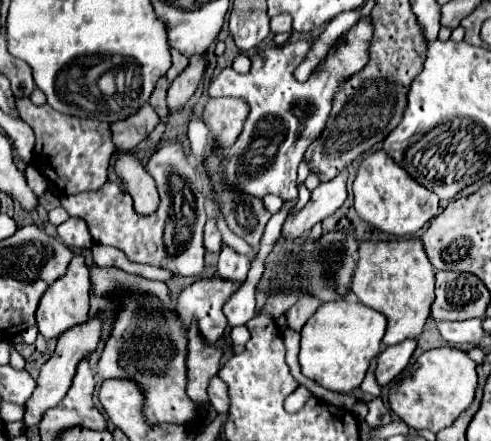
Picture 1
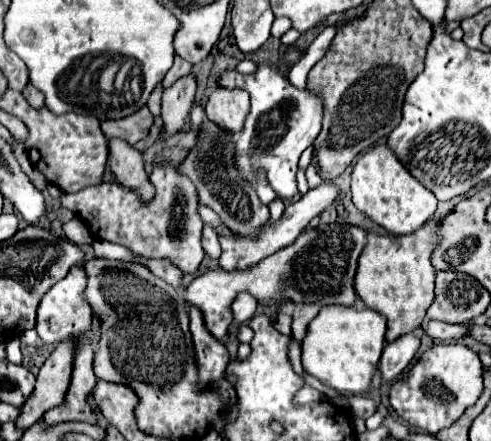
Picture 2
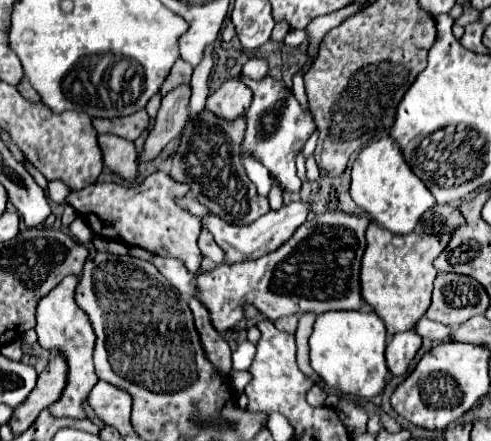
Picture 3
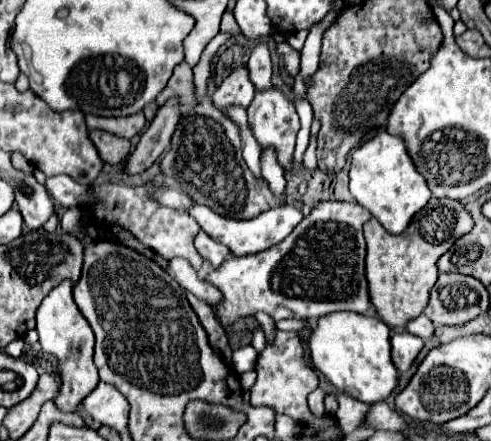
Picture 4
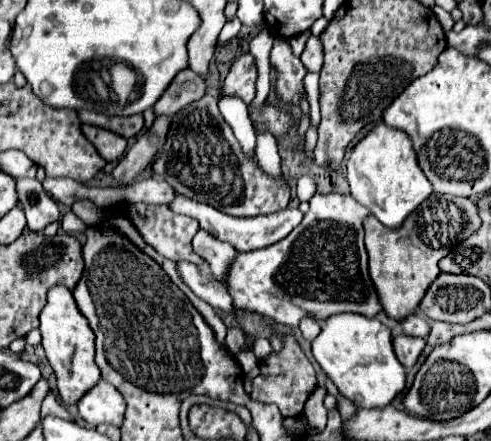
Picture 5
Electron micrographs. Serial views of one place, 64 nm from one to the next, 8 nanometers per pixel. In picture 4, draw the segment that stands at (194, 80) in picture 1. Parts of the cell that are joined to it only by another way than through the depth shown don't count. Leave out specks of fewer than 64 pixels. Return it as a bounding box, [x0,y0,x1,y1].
[124,98,182,174]

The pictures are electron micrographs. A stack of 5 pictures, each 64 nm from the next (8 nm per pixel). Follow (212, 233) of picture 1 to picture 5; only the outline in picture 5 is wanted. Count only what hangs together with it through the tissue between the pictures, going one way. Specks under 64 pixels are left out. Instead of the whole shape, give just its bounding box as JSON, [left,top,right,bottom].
[192,230,236,280]

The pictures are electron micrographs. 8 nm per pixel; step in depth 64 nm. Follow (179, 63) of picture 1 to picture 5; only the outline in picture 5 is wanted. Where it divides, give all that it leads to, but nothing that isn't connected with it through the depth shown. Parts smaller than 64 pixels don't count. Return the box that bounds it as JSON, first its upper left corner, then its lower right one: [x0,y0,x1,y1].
[154,68,204,116]

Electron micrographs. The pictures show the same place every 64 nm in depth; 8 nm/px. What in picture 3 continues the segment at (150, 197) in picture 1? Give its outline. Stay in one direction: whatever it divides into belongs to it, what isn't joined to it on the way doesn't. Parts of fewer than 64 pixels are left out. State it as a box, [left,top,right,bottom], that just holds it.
[100,134,138,182]

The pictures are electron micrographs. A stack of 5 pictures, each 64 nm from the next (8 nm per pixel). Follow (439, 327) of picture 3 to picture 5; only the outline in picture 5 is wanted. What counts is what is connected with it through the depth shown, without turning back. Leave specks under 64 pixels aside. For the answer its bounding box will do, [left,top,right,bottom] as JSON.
[402,316,430,338]

